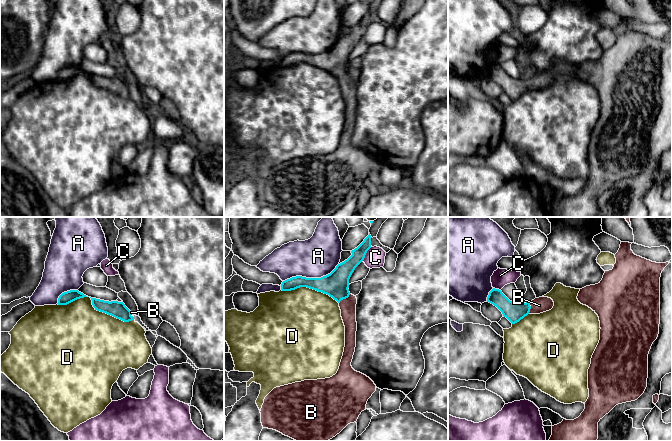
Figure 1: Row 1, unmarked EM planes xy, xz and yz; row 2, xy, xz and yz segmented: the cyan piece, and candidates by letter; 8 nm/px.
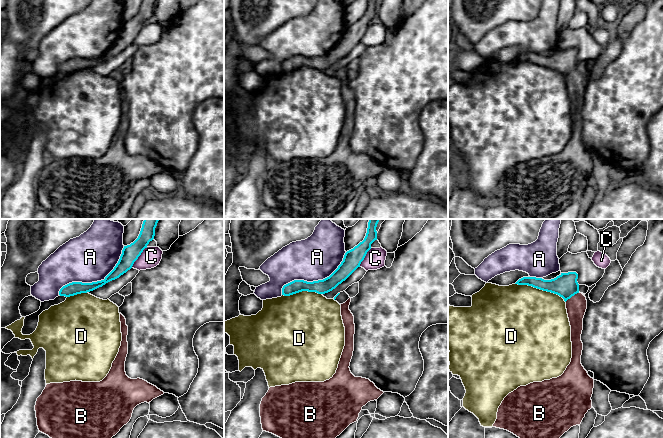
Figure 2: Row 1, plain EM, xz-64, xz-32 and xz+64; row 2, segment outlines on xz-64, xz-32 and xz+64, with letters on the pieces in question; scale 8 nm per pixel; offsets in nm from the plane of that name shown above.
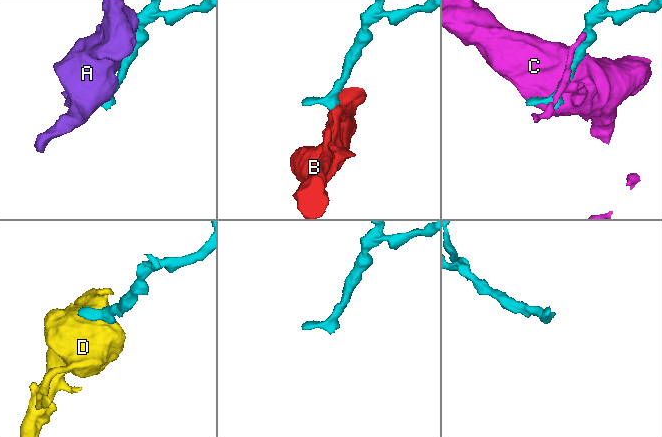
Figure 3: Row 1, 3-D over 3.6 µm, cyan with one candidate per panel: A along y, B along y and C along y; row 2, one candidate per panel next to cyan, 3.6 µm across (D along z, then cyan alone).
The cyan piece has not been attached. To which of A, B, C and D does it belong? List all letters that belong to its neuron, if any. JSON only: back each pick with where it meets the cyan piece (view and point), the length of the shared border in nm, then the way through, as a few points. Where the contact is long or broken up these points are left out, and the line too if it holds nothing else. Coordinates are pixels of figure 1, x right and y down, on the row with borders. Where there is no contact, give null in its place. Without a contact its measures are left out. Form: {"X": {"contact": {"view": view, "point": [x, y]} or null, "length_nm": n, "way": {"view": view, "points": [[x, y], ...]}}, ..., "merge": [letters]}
{"B": {"contact": {"view": "xz", "point": [344, 298]}, "length_nm": 120, "way": {"view": "xz", "points": [[336, 284], [344, 298], [347, 306]]}}, "merge": ["B"]}

